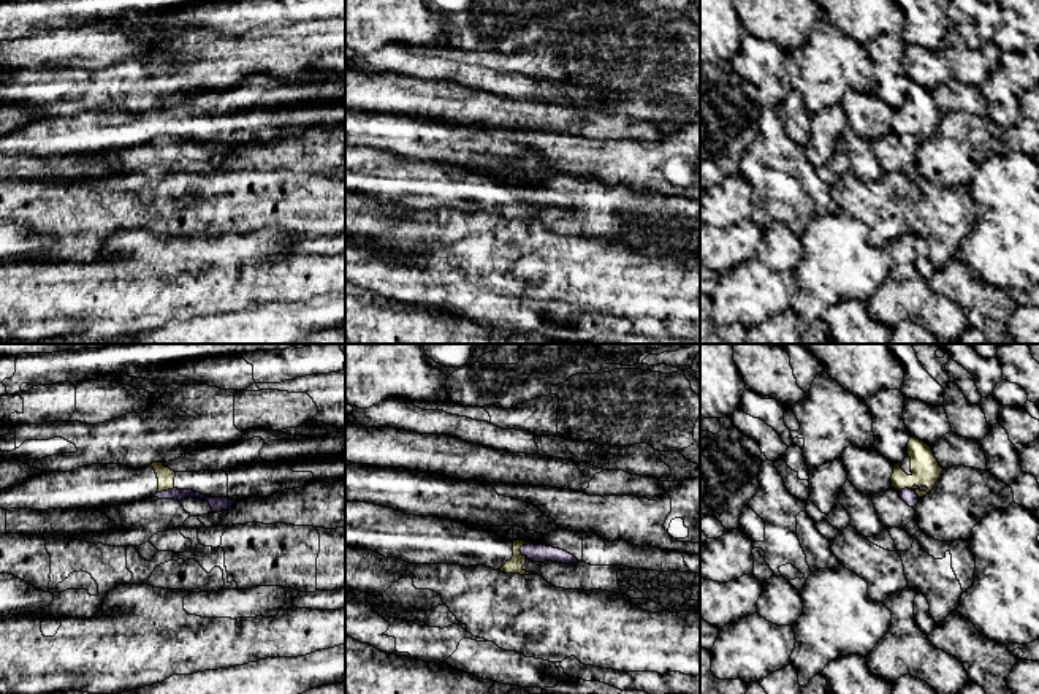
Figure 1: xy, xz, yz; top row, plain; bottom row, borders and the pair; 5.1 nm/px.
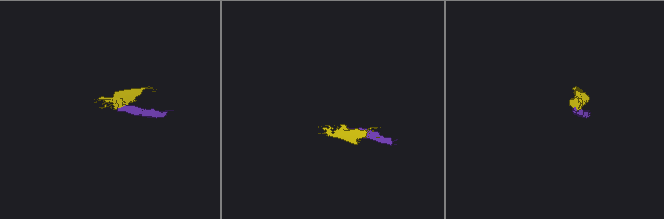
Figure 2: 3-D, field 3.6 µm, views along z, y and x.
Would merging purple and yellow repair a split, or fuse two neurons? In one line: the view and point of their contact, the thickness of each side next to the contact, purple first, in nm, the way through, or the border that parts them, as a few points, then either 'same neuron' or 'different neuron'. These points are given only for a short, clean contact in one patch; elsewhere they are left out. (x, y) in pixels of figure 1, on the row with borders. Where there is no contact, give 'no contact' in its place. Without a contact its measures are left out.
contact yz (908, 488); calibres 70 and 150 nm; border yz (900, 490), (911, 488), (919, 496); different neuron

